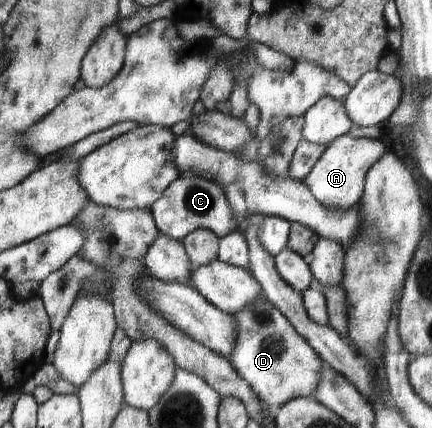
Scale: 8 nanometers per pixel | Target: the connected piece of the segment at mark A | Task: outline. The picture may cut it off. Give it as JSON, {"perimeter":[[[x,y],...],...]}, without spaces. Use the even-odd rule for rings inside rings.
{"perimeter":[[[343,134],[343,137],[338,137],[331,145],[325,147],[311,173],[301,182],[328,208],[353,208],[359,205],[362,198],[366,173],[383,155],[385,155],[385,145],[381,143],[381,139]]]}

